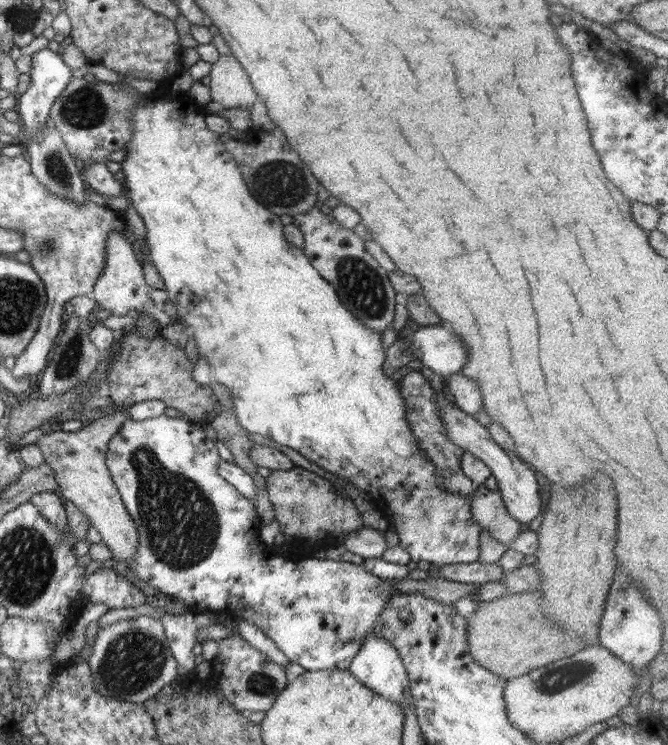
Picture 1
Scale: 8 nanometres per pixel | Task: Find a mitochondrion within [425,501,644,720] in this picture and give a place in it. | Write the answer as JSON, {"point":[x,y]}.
{"point":[551,684]}

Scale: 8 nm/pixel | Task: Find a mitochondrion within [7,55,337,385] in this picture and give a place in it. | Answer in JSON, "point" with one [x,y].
{"point":[279,183]}

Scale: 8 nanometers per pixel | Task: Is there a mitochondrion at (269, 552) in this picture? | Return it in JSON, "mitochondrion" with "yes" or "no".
{"mitochondrion":"no"}

